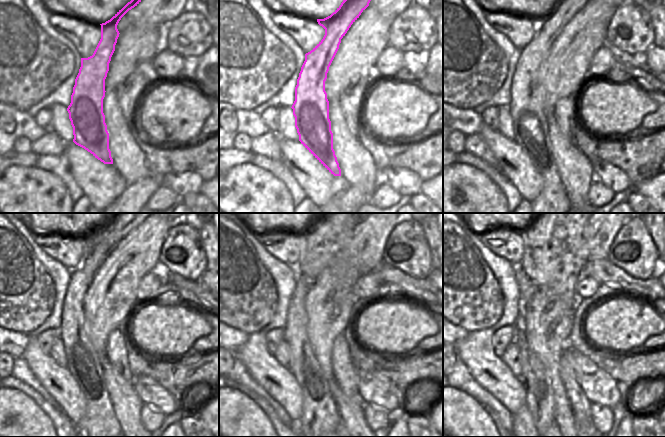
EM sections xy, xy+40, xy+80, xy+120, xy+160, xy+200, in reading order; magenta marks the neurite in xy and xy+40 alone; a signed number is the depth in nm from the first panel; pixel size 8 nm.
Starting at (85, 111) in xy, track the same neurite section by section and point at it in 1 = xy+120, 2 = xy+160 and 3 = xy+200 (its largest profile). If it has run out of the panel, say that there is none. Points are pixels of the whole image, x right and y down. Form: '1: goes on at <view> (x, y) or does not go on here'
1: goes on at xy+120 (83, 362)
2: goes on at xy+160 (317, 400)
3: goes on at xy+200 (539, 400)

